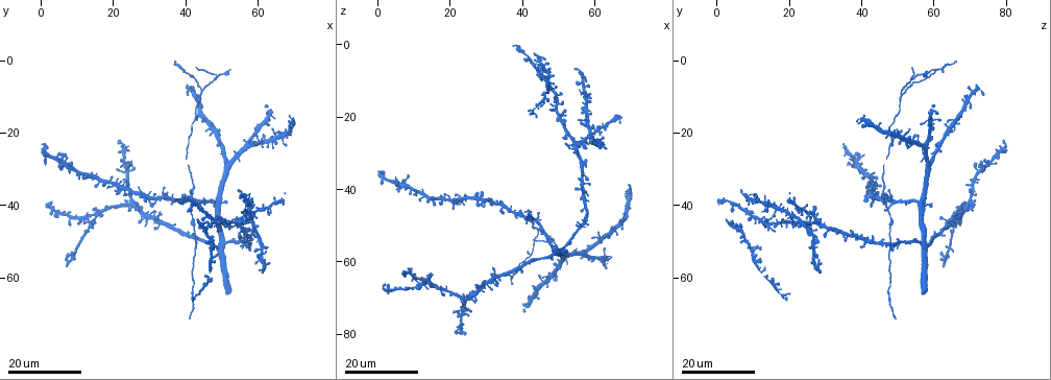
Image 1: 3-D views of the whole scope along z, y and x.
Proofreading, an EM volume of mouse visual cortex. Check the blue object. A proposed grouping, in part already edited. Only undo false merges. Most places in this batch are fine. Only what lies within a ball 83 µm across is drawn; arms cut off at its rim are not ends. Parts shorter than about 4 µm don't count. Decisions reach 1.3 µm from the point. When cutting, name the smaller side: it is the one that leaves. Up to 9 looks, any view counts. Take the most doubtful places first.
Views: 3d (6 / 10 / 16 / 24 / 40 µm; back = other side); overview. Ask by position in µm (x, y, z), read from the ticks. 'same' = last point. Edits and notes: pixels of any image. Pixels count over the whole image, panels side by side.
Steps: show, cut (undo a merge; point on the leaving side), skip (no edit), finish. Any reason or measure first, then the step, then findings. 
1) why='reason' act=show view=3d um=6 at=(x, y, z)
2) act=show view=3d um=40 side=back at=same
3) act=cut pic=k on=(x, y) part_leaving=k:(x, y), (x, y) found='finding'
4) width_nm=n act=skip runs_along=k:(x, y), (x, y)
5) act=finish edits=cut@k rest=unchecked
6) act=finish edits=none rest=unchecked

why='a fork' act=show view=3d um=24 at=(44.5, 9.0, 50.5)

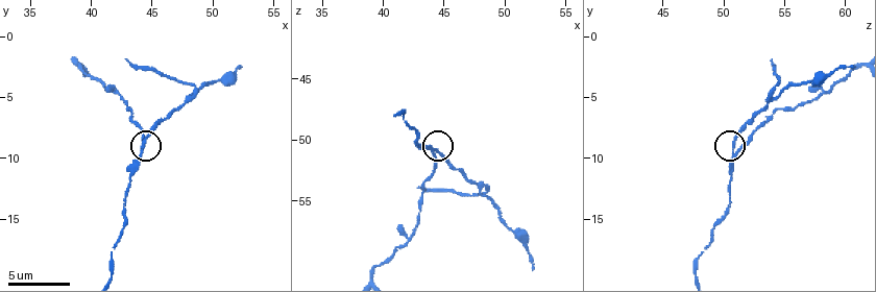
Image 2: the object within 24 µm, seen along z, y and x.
why='closer look' act=show view=3d um=6 at=(44.2, 9.4, 51.0)

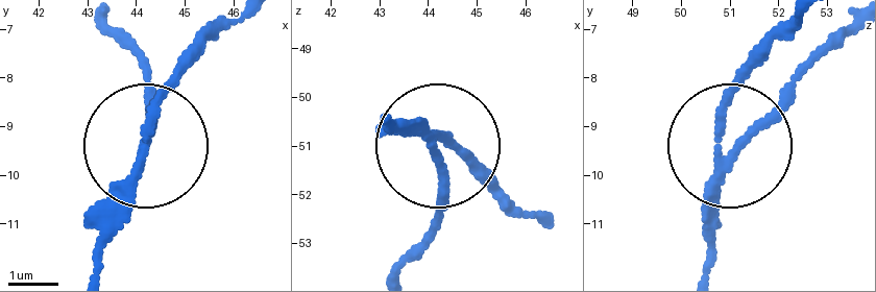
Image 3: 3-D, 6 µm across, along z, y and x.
arms=3 act=cut pic=3 on=(147, 121) part_leaving=3:(119, 195), (156, 99), (243, 20) found='two neurons meet here'

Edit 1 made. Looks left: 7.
act=show view=overview

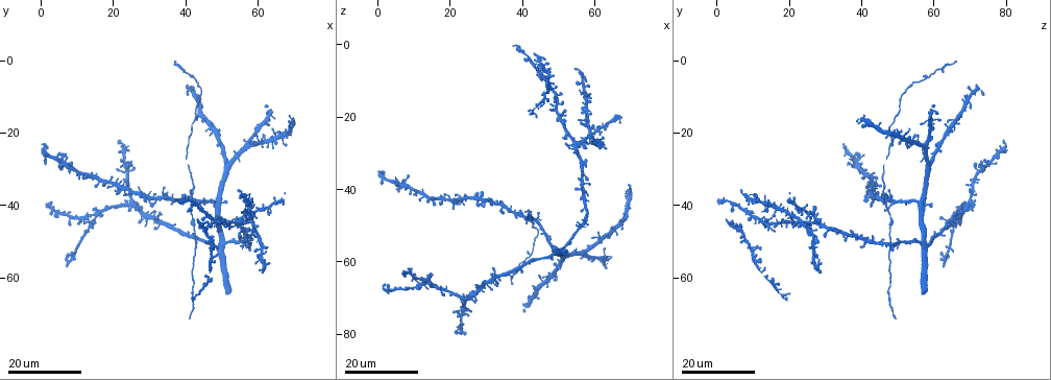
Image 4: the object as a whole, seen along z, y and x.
why='two arms in line, one across' act=show view=3d um=16 at=(39.0, 2.0, 61.0)

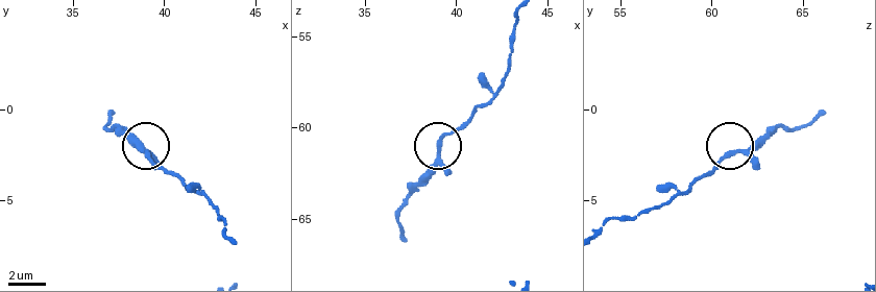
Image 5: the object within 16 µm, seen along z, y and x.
act=show view=3d um=6 at=(39.0, 2.4, 61.3)

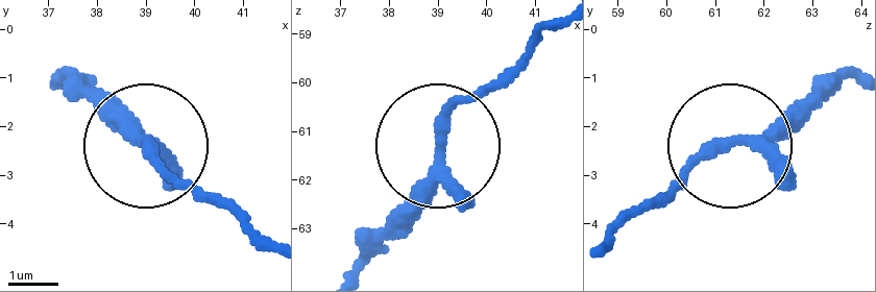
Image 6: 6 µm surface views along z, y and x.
width_nm=210 act=skip runs_along=6:(564, 18), (464, 96), (435, 171), (382, 229) found='one neuron here'

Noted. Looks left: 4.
why='three arms meet' act=show view=3d um=10 at=(42.6, 5.0, 57.6)

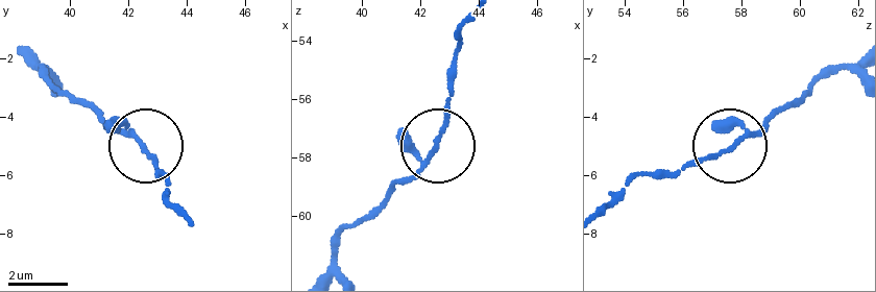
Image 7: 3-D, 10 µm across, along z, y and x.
width_nm=110 act=skip found='one neuron here'

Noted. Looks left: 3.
why='four-way junction' act=show view=3d um=16 at=(46.0, 42.5, 9.0)

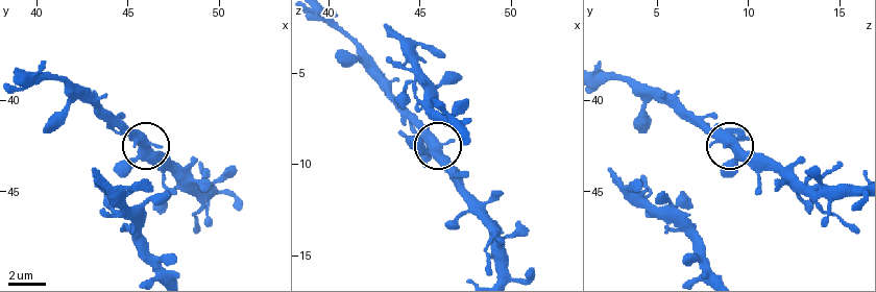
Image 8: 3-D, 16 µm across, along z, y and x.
why='zoom in' act=show view=3d um=6 at=(45.6, 42.9, 9.3)

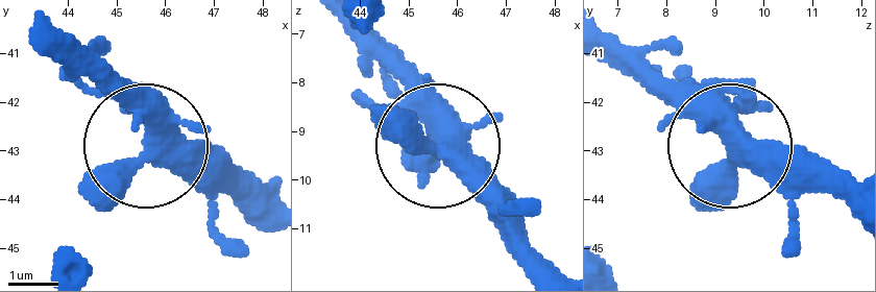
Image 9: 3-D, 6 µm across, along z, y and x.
act=show view=3d um=6 side=back at=(45.55, 43.05, 9.35)

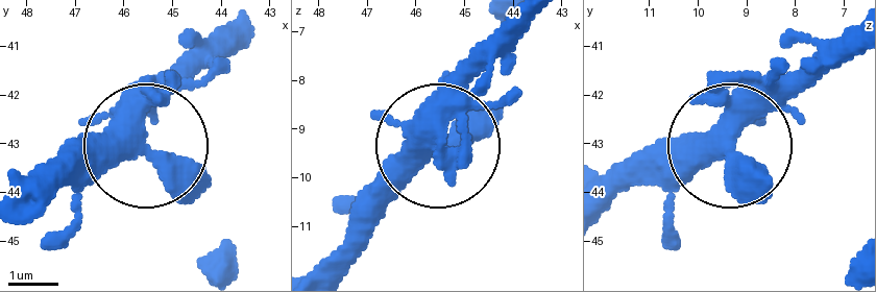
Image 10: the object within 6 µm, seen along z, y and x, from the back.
width_nm=410 act=skip found='one neuron here'

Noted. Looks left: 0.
act=finish edits=cut@3 rest=unchecked

